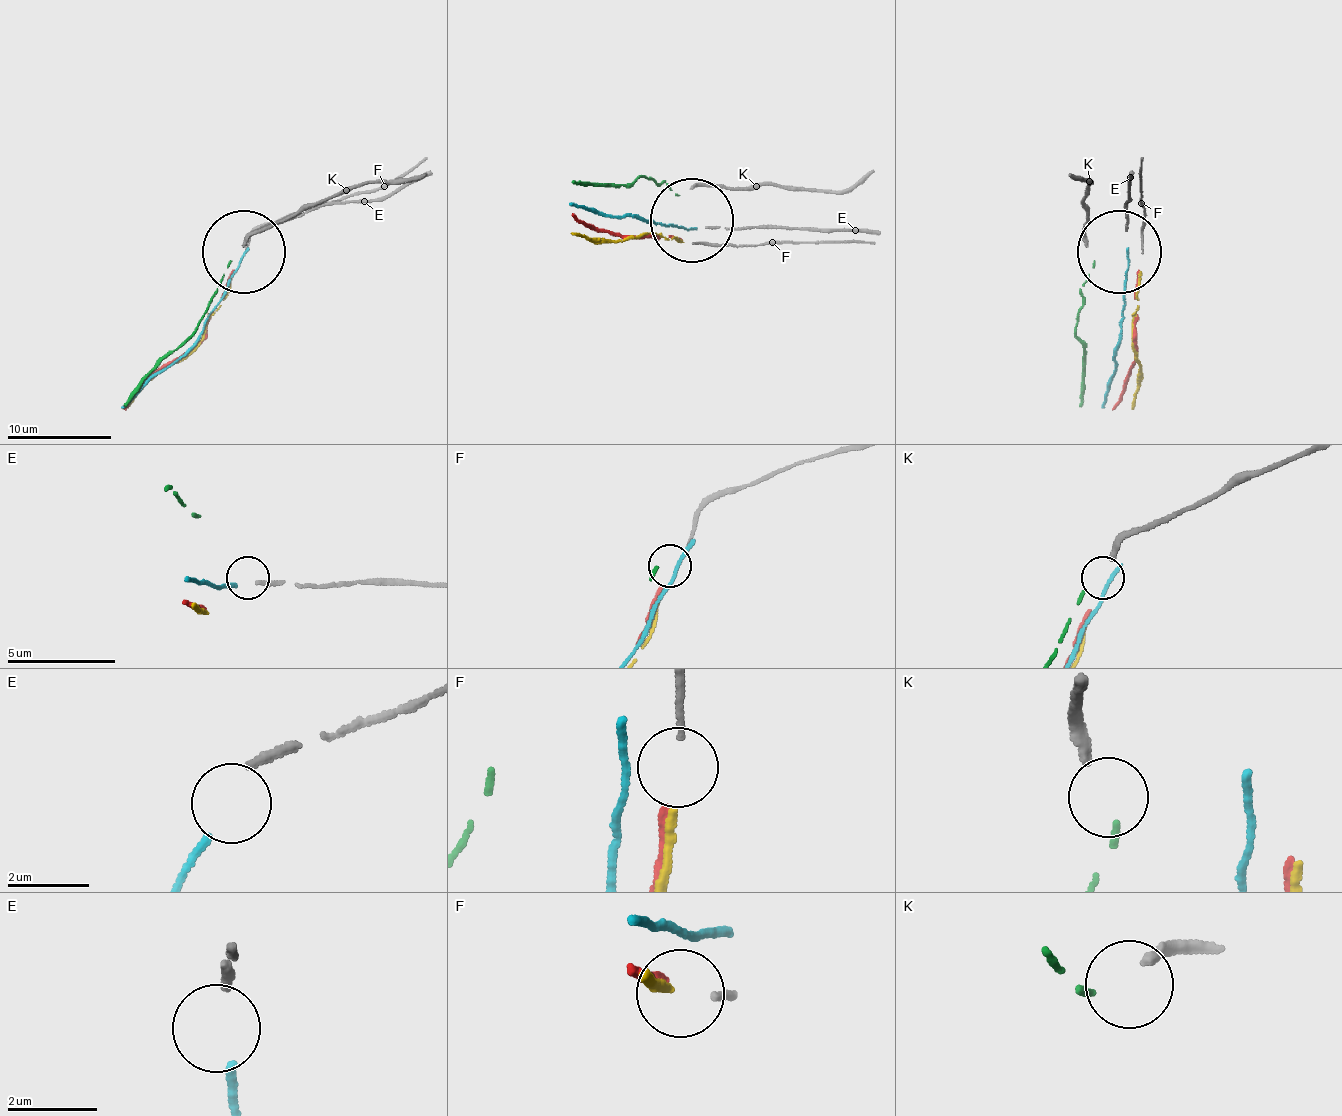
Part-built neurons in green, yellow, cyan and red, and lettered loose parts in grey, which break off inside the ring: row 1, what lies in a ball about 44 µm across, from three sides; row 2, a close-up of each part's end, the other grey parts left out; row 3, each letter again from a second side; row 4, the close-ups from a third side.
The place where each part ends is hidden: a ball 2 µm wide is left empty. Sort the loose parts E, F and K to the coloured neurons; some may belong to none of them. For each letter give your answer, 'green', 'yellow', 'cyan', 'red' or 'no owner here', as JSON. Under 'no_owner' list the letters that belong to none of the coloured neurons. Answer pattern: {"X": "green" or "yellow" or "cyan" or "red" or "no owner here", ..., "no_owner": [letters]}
{"E": "cyan", "F": "red", "K": "green", "no_owner": []}

